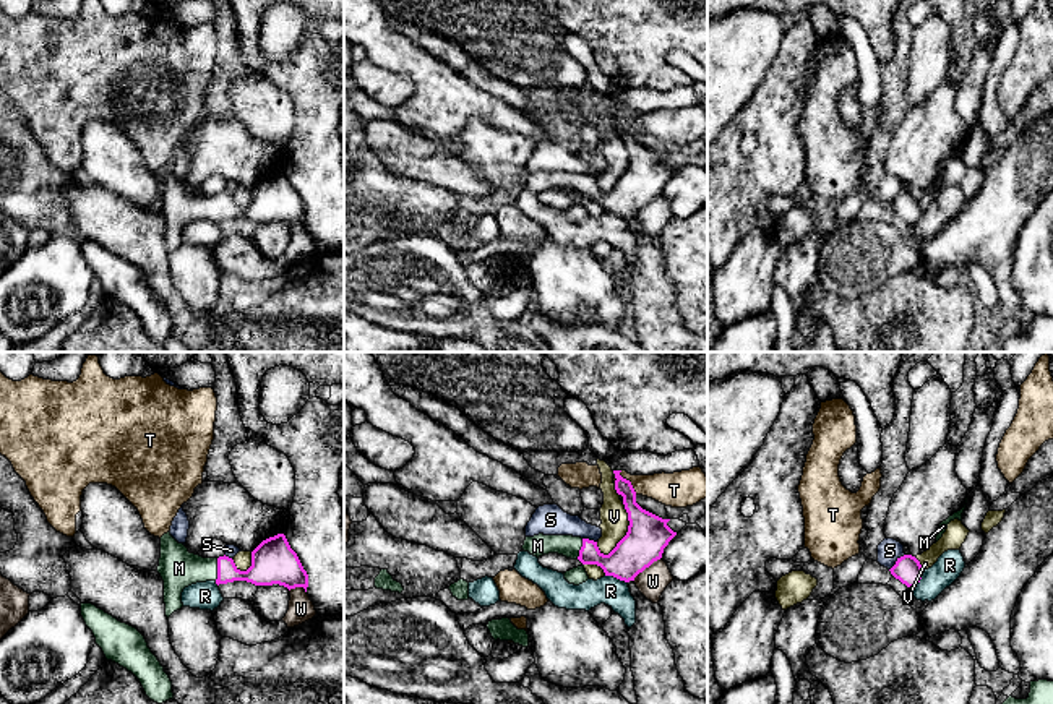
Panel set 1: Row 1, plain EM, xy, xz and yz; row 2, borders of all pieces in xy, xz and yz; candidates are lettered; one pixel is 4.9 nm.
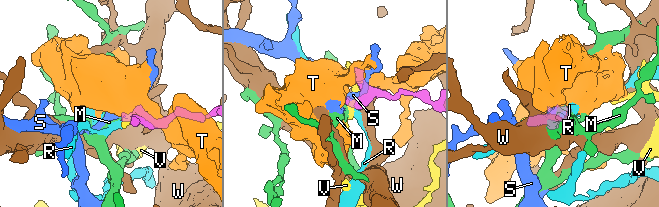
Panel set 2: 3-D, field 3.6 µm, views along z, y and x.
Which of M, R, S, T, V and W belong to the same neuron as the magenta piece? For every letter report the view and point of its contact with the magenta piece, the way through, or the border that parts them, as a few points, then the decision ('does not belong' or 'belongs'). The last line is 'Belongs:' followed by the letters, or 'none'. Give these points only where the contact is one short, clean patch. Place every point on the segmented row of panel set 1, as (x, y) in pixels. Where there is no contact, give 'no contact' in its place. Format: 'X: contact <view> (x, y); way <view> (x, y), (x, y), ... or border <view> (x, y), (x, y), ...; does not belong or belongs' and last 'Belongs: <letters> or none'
M: contact xy (218, 570); way xy (268, 566), (257, 575), (218, 570), (179, 568); belongs
R: contact xz (617, 578); border xz (606, 575), (627, 583); does not belong
S: contact yz (896, 562); border yz (904, 553), (889, 570); does not belong
T: contact xz (630, 482); does not belong
V: contact xz (628, 529); does not belong
W: contact xz (646, 566); does not belong
Belongs: M

